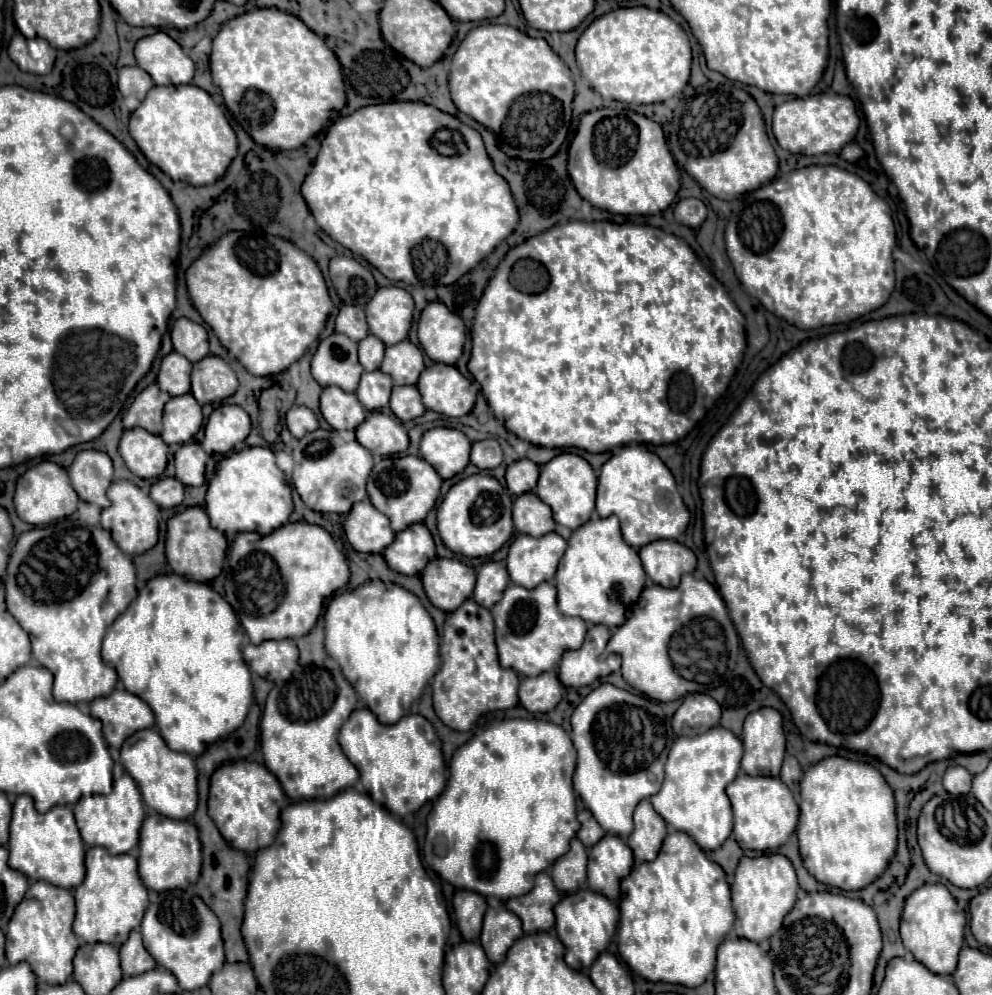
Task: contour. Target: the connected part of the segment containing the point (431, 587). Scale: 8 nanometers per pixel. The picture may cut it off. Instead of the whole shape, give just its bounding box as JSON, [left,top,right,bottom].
[420,558,476,612]

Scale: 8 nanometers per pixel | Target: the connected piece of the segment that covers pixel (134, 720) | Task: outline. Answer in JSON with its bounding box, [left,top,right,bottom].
[90,690,154,748]

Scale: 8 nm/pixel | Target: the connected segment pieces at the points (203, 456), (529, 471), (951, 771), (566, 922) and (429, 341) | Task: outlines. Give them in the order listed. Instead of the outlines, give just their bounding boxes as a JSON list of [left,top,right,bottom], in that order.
[[176,442,208,486],[506,458,540,494],[944,766,972,794],[554,890,618,972],[418,300,466,366]]

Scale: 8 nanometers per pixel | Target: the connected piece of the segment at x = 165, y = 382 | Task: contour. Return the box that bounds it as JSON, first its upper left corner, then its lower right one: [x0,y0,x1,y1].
[158,352,192,396]

